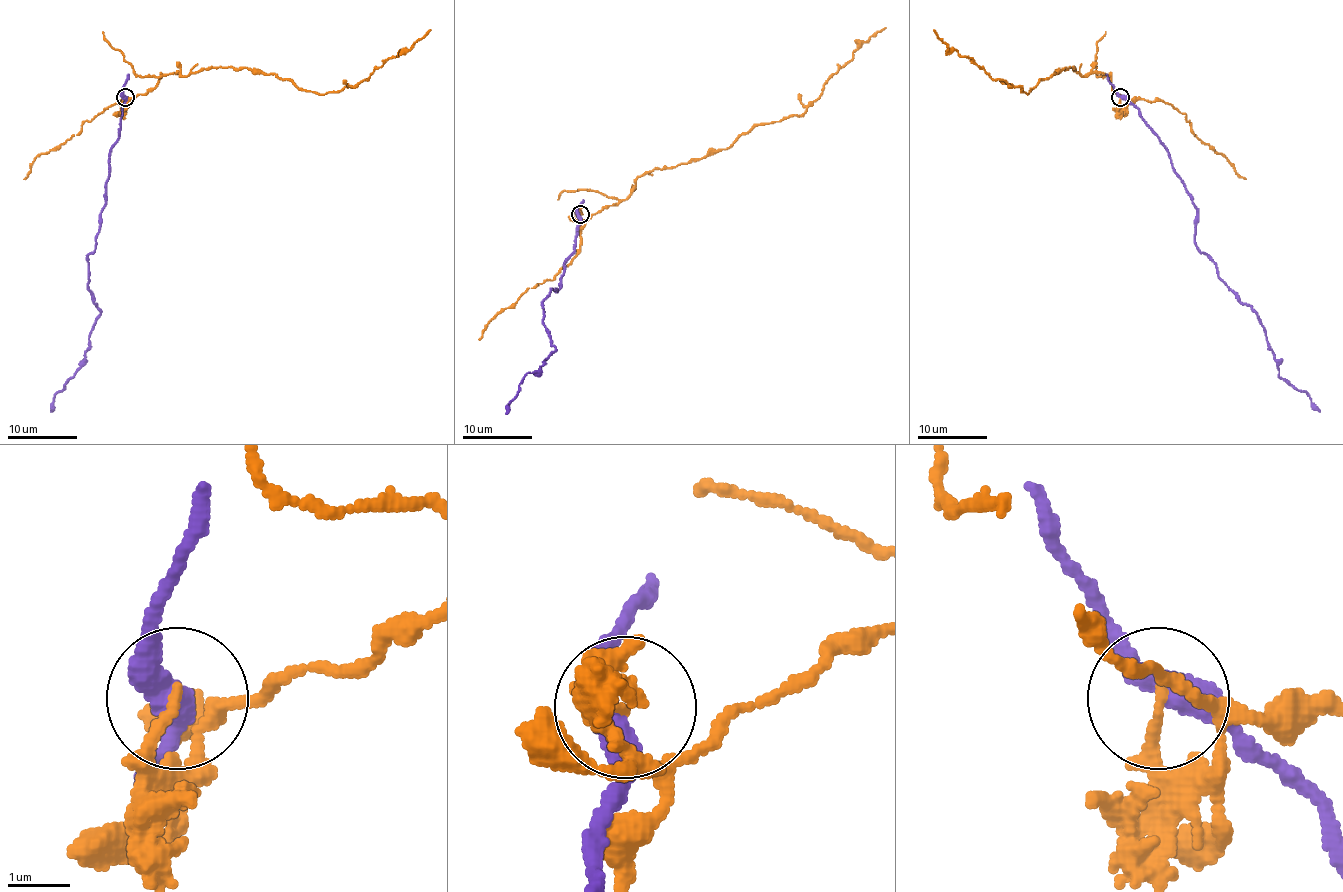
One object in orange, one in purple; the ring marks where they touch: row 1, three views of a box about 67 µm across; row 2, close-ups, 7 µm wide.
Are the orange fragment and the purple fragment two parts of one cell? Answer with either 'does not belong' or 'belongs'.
does not belong

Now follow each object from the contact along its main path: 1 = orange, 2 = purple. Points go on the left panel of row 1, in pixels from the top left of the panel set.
1: (125, 98), (124, 105), (169, 73), (219, 66), (273, 73), (304, 91), (342, 91), (367, 80), (431, 30)
2: (125, 98), (96, 245), (87, 256), (87, 289), (99, 315), (82, 367), (54, 396), (51, 412)

